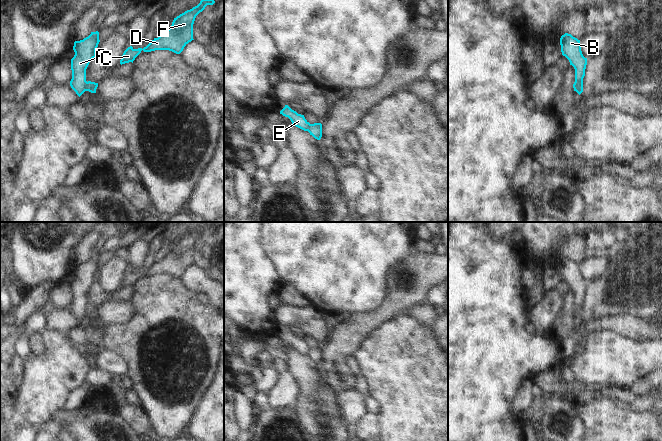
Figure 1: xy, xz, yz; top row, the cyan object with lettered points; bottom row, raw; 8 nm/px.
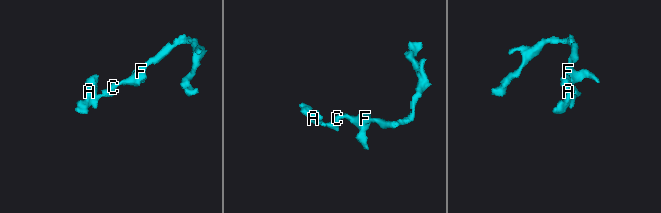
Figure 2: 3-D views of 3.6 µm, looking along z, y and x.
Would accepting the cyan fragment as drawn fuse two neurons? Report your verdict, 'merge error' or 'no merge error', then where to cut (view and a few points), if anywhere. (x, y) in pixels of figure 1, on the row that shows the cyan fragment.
merge error; cut in yz along (582, 79), (574, 86), (575, 90)

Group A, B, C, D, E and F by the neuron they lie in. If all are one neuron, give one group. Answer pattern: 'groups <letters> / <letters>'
groups A B E / C D F

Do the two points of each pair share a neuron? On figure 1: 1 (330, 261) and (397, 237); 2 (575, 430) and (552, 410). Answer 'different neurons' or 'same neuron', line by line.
1: same neuron
2: same neuron

